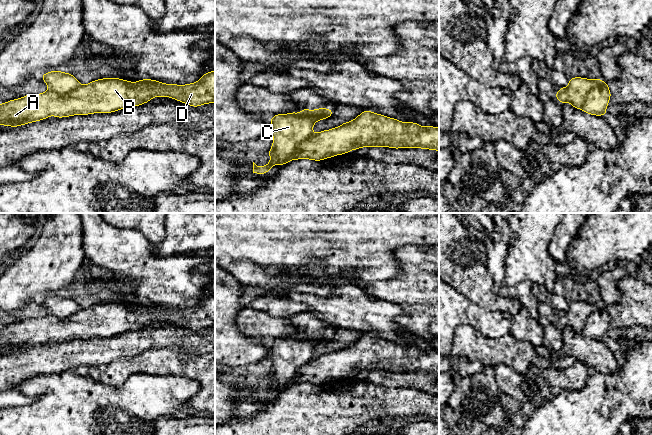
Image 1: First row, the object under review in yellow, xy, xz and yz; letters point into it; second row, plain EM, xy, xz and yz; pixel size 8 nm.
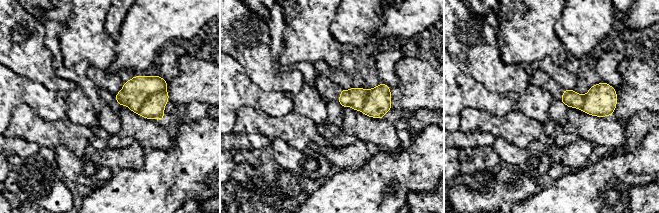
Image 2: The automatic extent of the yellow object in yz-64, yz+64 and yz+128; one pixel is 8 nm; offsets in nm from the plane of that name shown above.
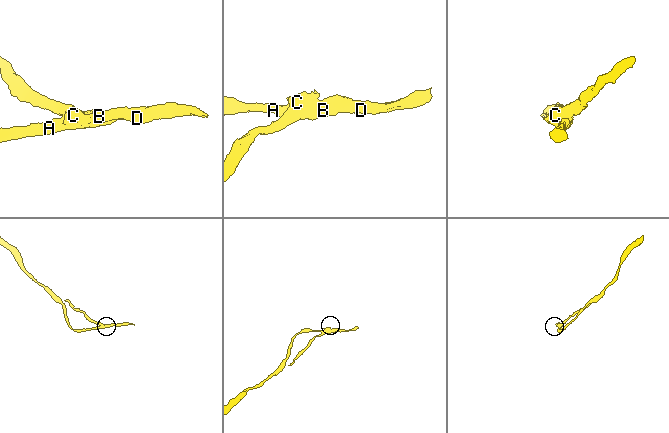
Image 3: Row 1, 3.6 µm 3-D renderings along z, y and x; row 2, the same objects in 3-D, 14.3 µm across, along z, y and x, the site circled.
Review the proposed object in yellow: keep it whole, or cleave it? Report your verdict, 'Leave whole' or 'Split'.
Split

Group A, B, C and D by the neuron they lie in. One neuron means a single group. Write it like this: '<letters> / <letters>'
A B D / C

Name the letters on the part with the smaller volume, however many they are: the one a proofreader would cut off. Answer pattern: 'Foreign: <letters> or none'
Foreign: C

